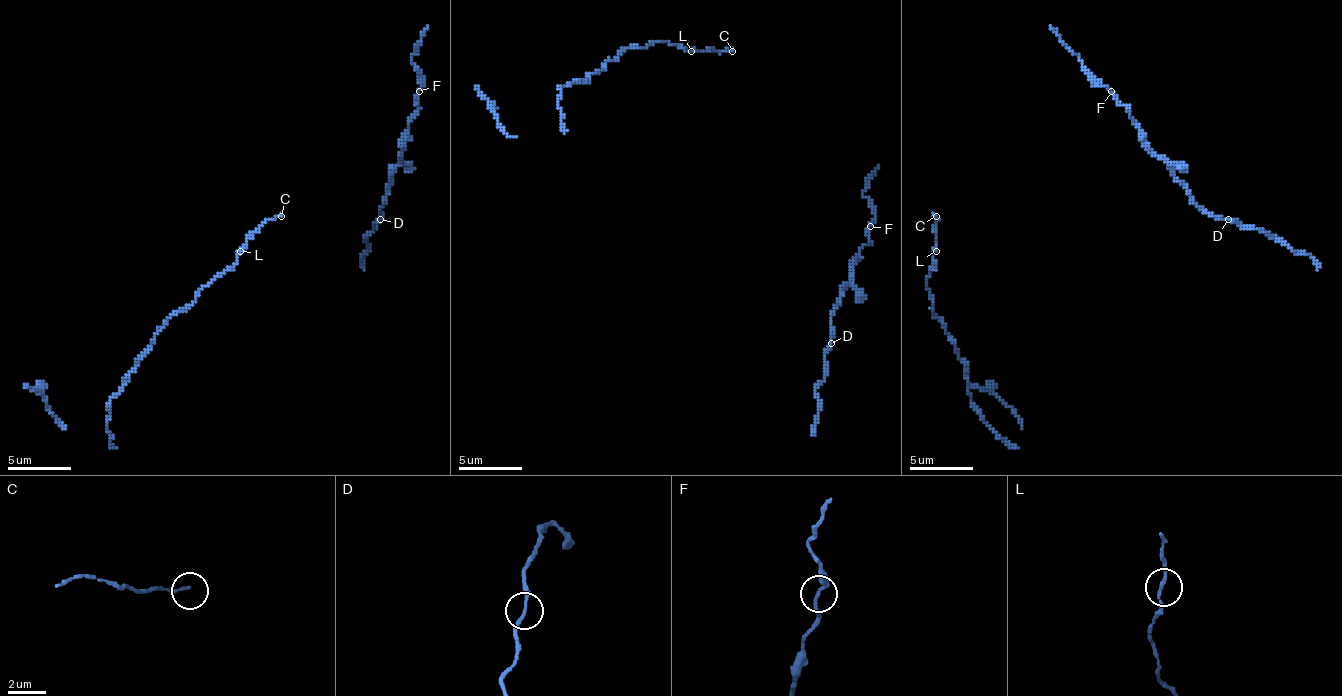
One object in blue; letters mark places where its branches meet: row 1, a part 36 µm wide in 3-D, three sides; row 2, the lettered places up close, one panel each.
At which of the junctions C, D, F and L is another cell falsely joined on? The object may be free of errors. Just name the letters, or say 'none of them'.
F

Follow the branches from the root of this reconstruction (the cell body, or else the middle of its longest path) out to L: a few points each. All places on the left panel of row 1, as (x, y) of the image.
L: (281, 216), (269, 219), (240, 251)

